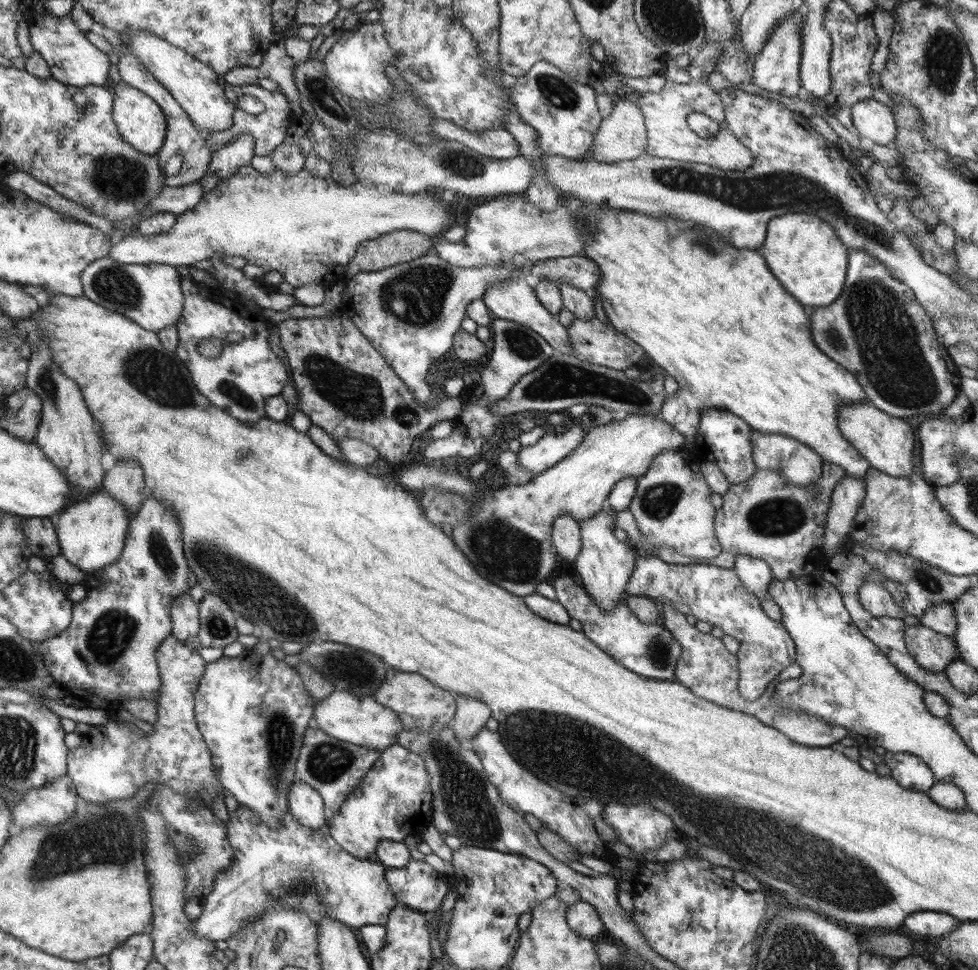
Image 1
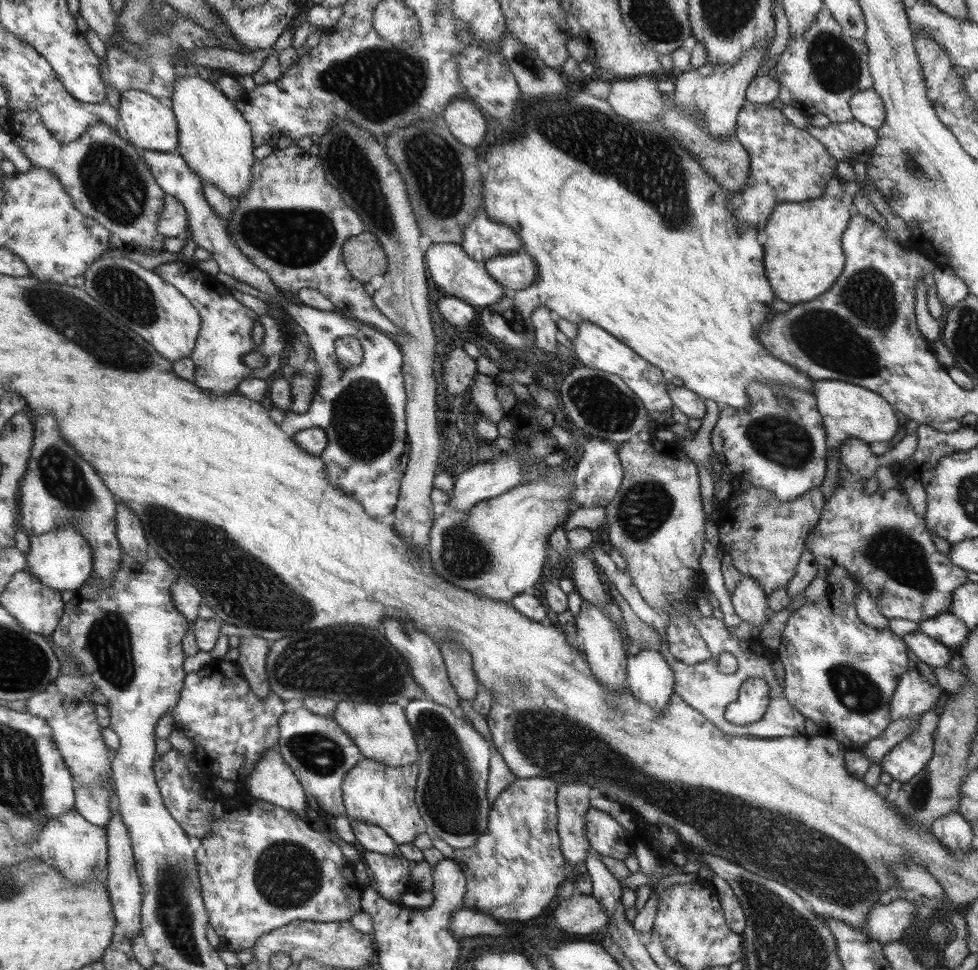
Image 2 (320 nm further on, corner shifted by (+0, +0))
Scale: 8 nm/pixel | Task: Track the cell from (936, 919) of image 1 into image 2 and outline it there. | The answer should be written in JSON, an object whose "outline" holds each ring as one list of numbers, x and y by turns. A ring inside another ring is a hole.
{"outline":[[893,898,889,904,878,902,866,915,863,932,880,945,899,941,916,913,909,900]]}

